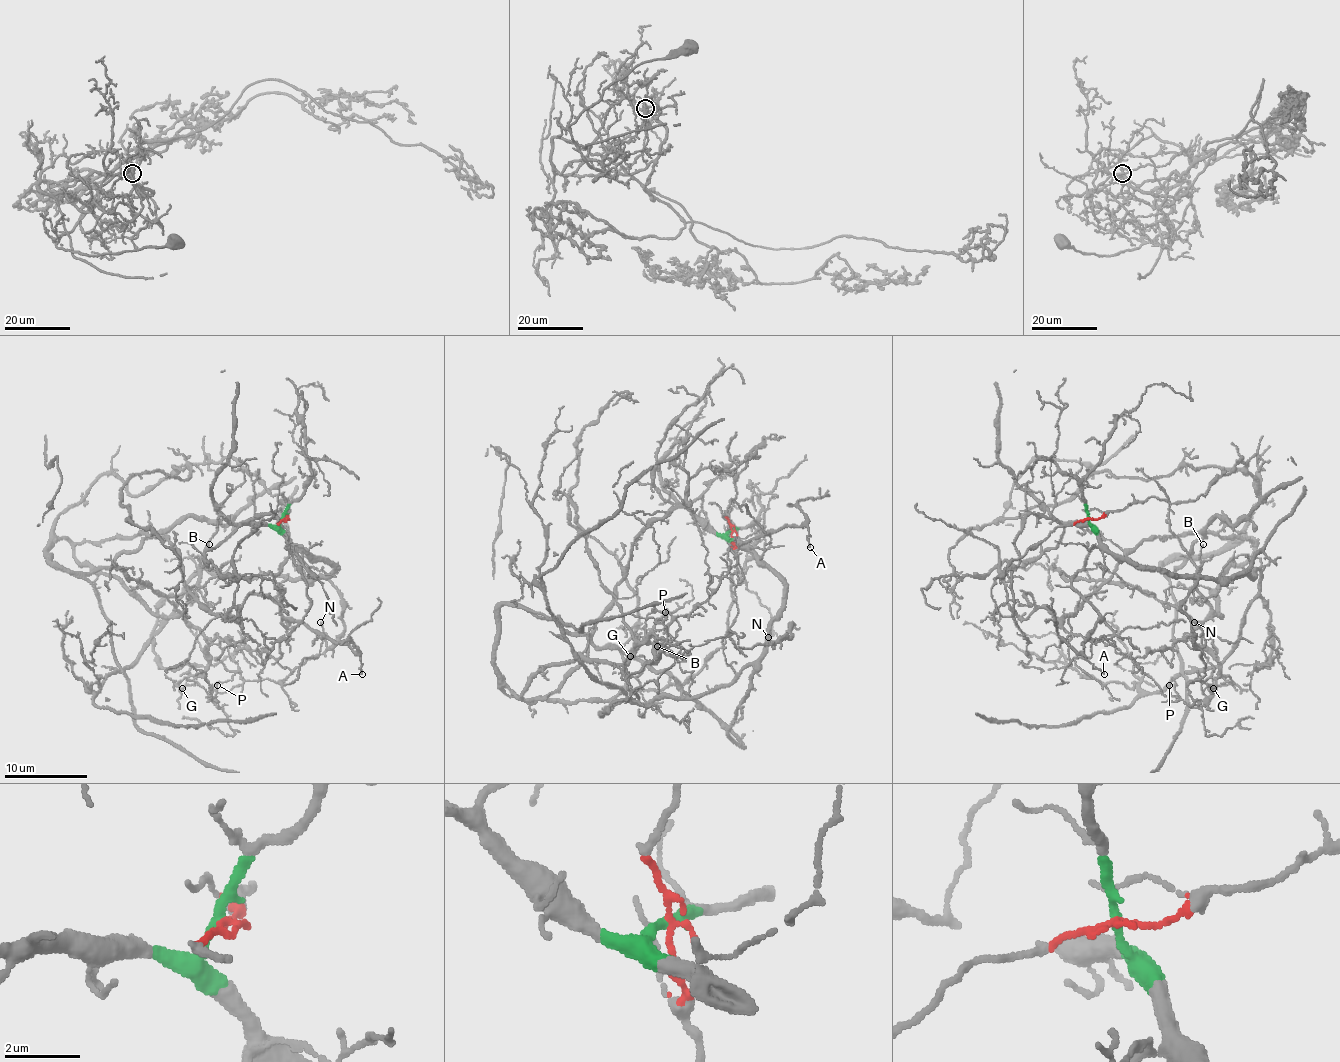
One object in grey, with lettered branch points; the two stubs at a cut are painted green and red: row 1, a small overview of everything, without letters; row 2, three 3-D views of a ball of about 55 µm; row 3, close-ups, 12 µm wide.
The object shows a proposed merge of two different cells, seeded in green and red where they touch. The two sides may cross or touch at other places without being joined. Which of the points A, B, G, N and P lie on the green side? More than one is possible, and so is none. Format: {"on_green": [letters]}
{"on_green": ["A", "N"]}

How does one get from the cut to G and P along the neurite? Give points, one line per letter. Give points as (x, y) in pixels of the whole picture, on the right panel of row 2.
G: (1089, 519), (1196, 500), (1242, 457), (1256, 494), (1258, 474), (1254, 552), (1192, 637), (1229, 676), (1213, 689)
P: (1089, 519), (1258, 474), (1250, 556), (1192, 633), (1215, 691), (1169, 684)

